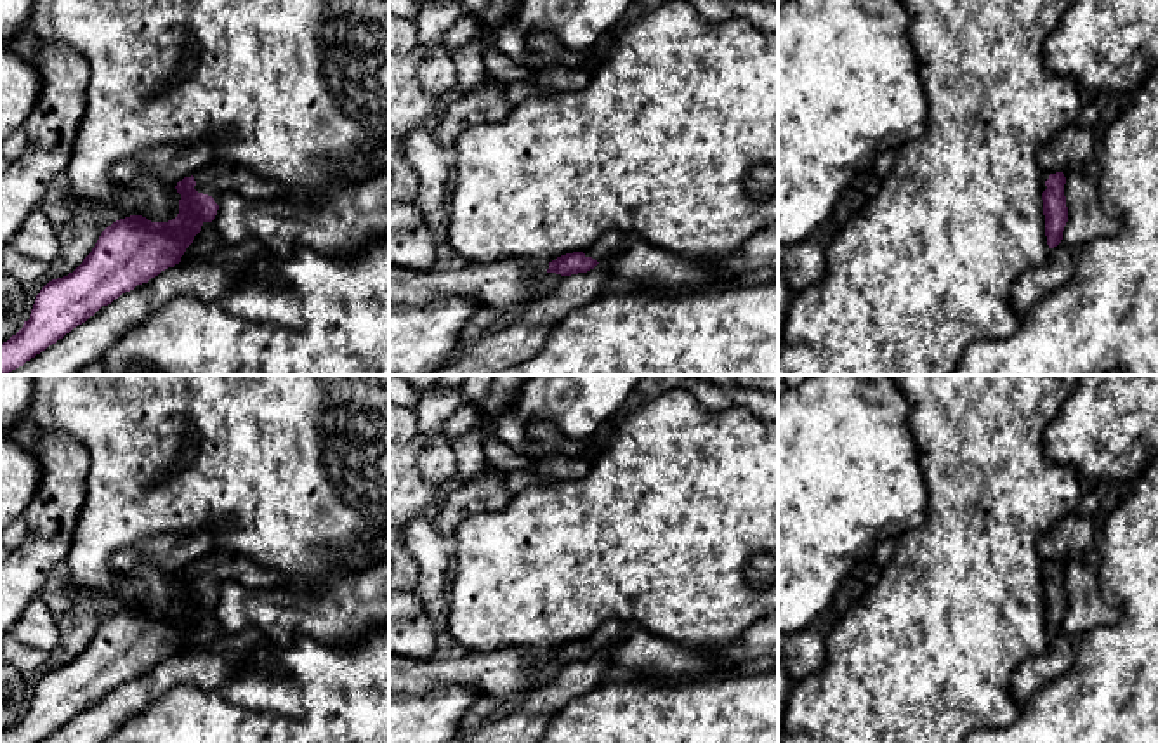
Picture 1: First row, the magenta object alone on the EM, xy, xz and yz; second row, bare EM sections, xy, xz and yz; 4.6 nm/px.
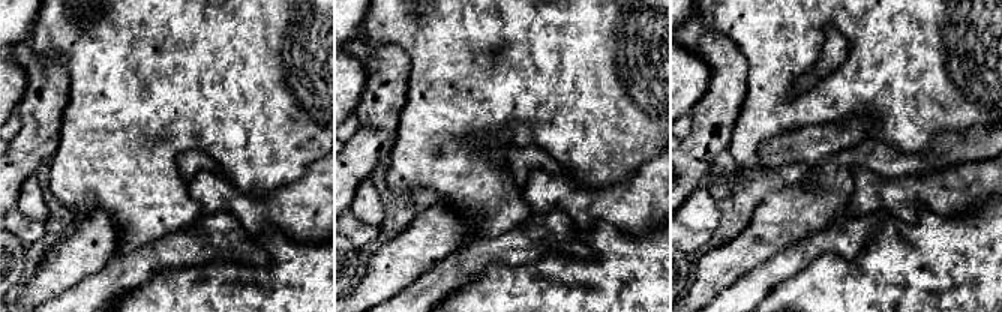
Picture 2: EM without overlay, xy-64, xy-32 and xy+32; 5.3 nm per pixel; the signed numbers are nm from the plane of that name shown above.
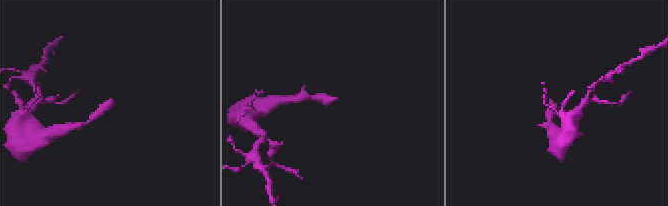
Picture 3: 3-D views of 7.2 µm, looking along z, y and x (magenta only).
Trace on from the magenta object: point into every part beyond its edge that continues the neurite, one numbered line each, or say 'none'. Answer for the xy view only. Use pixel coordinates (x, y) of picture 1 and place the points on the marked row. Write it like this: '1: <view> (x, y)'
1: xy (216, 177)

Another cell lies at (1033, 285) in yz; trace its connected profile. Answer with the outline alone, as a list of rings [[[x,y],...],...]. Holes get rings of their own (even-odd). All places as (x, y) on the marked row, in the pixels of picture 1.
[[[1059,243],[1049,250],[1045,262],[1024,271],[1010,293],[1012,309],[1019,318],[1028,314],[1038,302],[1064,286],[1076,273],[1078,247]]]

